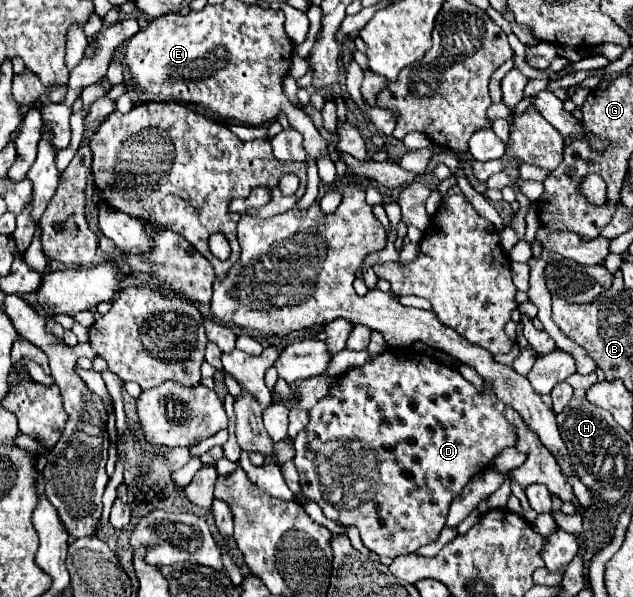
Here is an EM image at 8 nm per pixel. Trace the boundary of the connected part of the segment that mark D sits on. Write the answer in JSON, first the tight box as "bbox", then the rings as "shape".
{"bbox":[294,347,516,557],"shape":[[[410,347],[406,349],[390,349],[384,351],[372,359],[368,359],[362,367],[352,367],[348,371],[344,371],[342,375],[338,375],[332,385],[330,391],[324,399],[320,399],[314,409],[310,409],[310,421],[308,425],[296,435],[294,439],[294,465],[298,469],[300,475],[300,489],[304,493],[304,497],[316,501],[324,515],[332,521],[342,523],[344,527],[358,527],[360,529],[360,537],[364,541],[364,545],[378,553],[378,555],[386,555],[386,557],[398,557],[404,553],[414,553],[420,545],[434,541],[442,527],[444,527],[444,515],[448,513],[448,507],[452,503],[452,499],[456,499],[456,495],[460,495],[460,491],[464,489],[464,485],[476,477],[480,471],[486,469],[486,465],[490,465],[490,461],[504,449],[514,445],[516,441],[516,431],[514,427],[504,419],[502,411],[504,411],[504,403],[500,403],[488,385],[484,385],[486,395],[476,391],[472,383],[468,383],[454,367],[444,367],[442,363],[438,363],[436,359],[414,351]]]}

